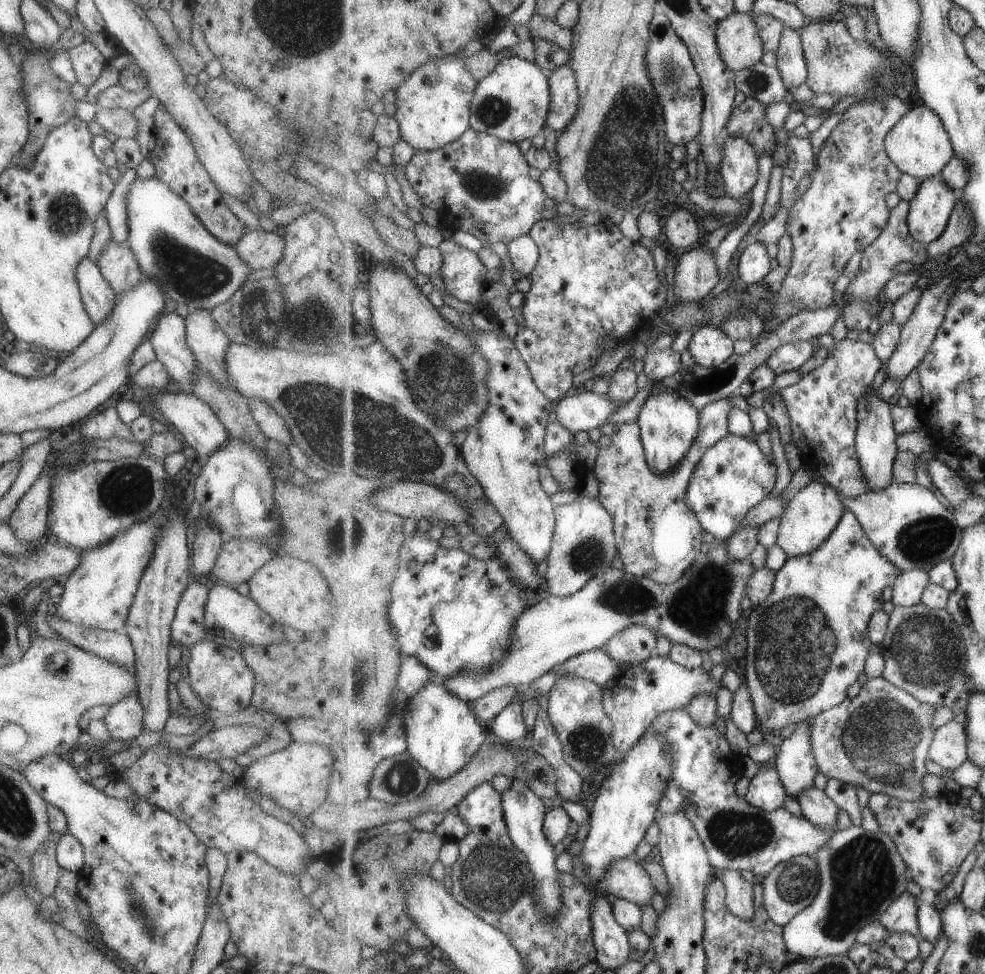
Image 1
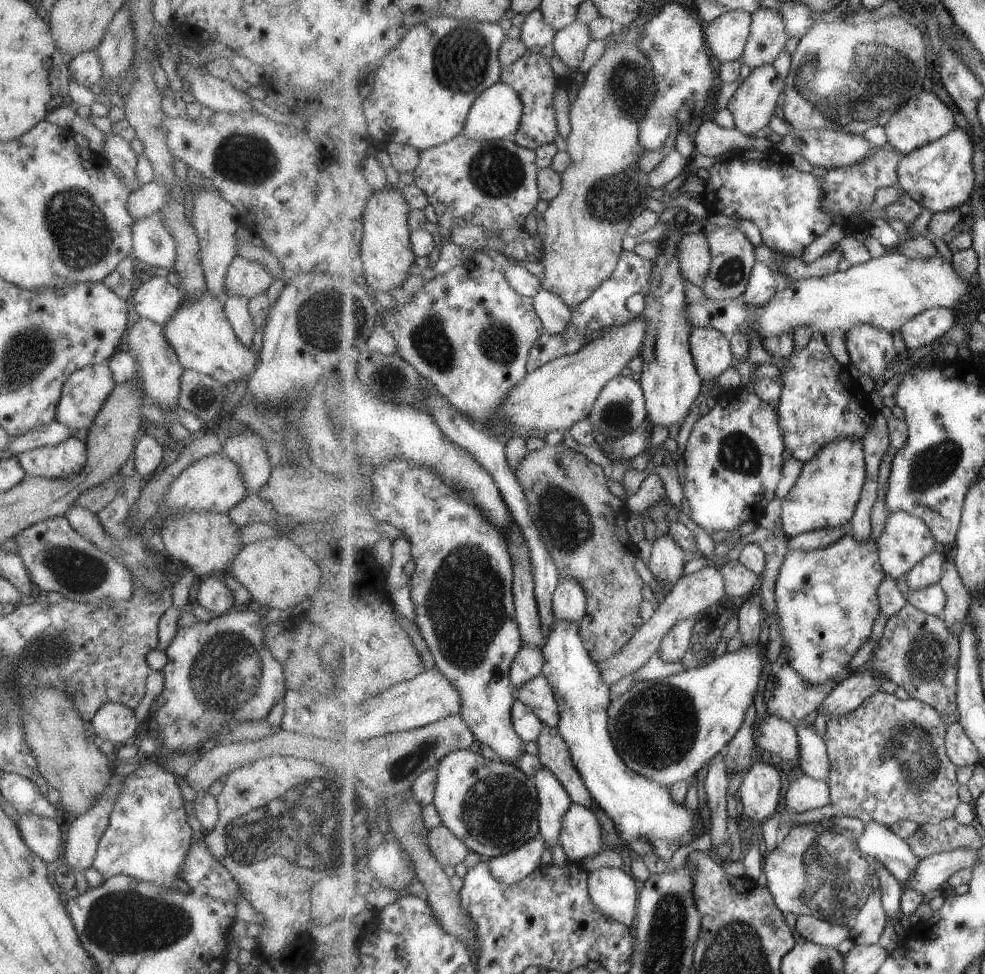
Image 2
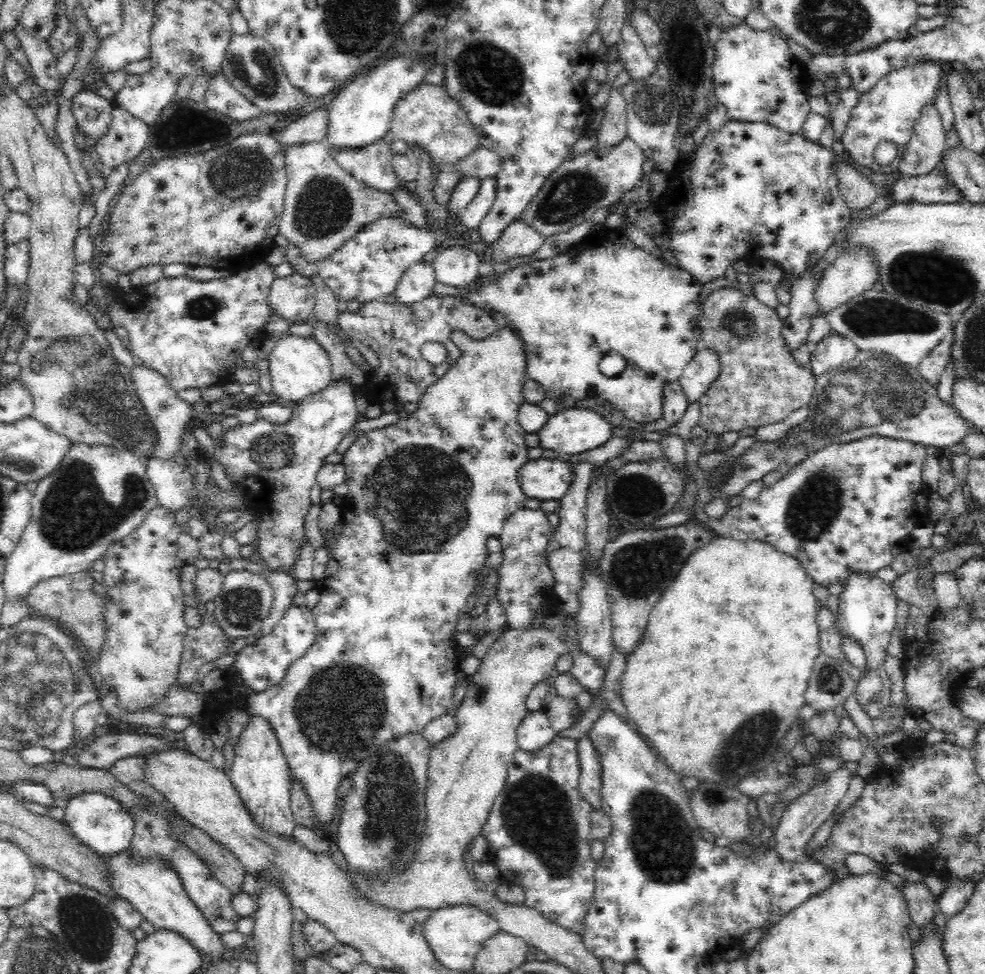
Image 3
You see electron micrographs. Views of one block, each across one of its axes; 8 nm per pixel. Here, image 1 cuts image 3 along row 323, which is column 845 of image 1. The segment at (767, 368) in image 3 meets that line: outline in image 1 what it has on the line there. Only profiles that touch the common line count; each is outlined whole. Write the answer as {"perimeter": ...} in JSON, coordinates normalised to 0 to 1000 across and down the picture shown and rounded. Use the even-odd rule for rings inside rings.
{"perimeter":[[[897,695],[881,697],[881,699],[875,704],[873,711],[868,717],[860,717],[860,719],[858,719],[853,725],[844,727],[822,739],[822,743],[825,744],[825,746],[822,747],[822,762],[826,769],[826,776],[830,783],[830,789],[842,801],[851,800],[856,804],[871,806],[872,808],[877,808],[884,815],[897,814],[917,822],[929,822],[937,819],[937,817],[935,817],[935,801],[937,801],[939,795],[942,795],[941,789],[939,789],[939,782],[941,782],[949,752],[949,749],[943,746],[943,741],[945,741],[945,737],[947,737],[947,733],[949,733],[949,728],[949,726],[945,726],[943,723],[932,721],[927,715],[925,715],[925,713],[918,710],[916,707],[910,706]]]}

